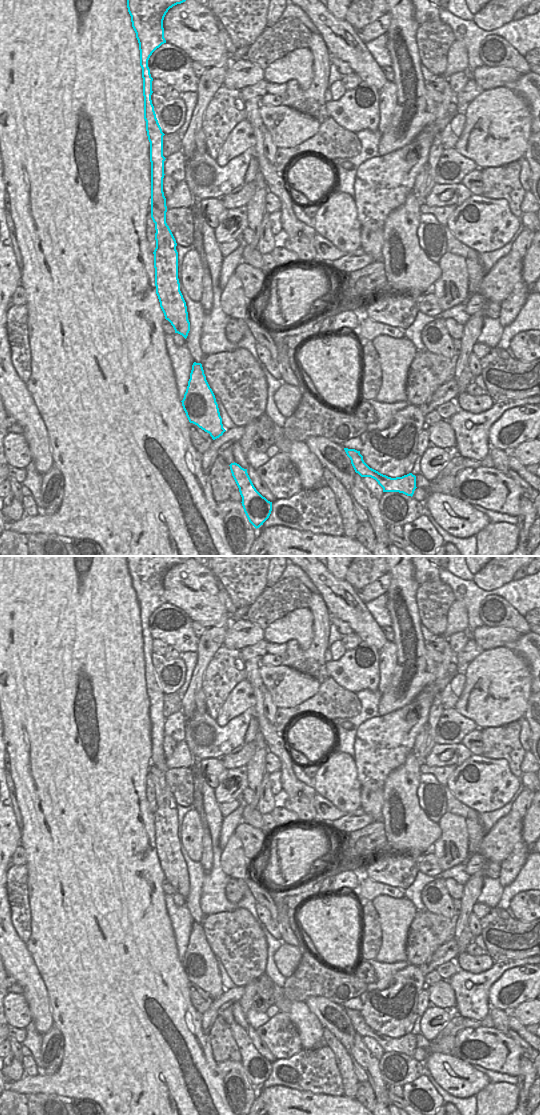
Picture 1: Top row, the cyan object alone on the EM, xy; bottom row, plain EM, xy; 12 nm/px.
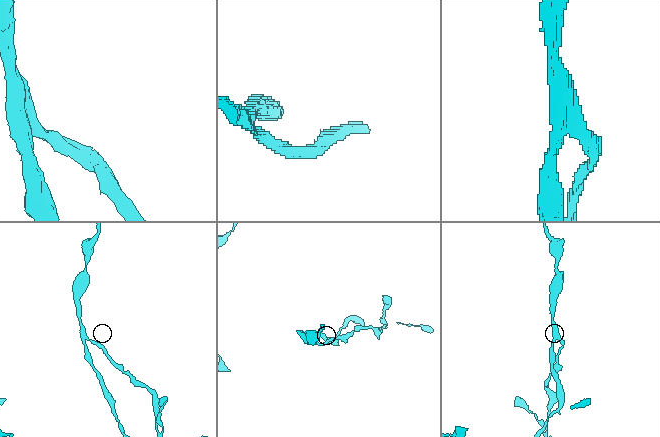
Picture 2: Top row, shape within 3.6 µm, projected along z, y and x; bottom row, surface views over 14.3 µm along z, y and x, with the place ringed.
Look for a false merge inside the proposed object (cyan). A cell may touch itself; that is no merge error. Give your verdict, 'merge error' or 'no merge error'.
merge error

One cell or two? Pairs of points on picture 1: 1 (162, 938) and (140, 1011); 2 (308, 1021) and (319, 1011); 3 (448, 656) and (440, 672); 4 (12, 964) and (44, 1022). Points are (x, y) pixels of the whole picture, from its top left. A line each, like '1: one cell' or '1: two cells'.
1: one cell
2: two cells
3: one cell
4: one cell

